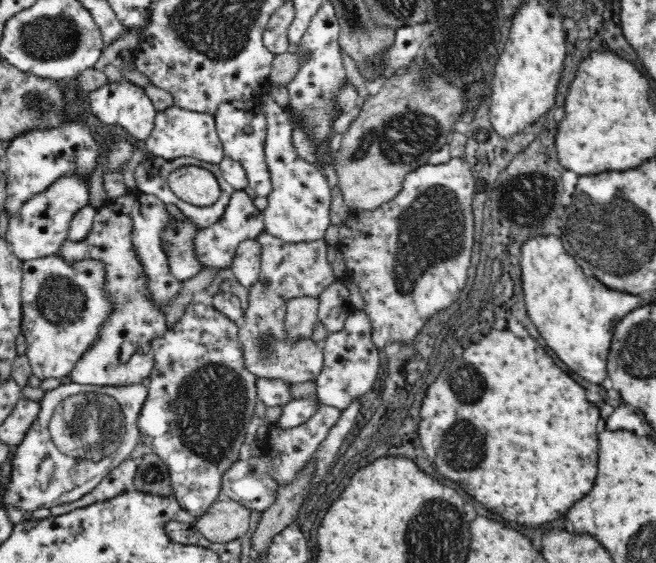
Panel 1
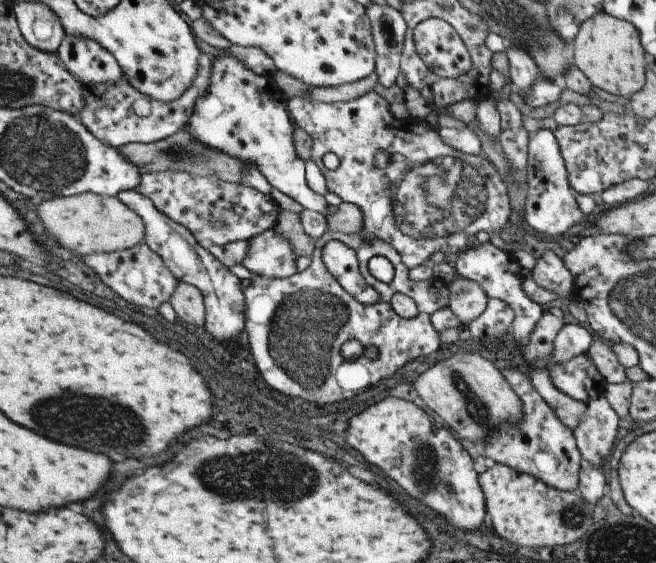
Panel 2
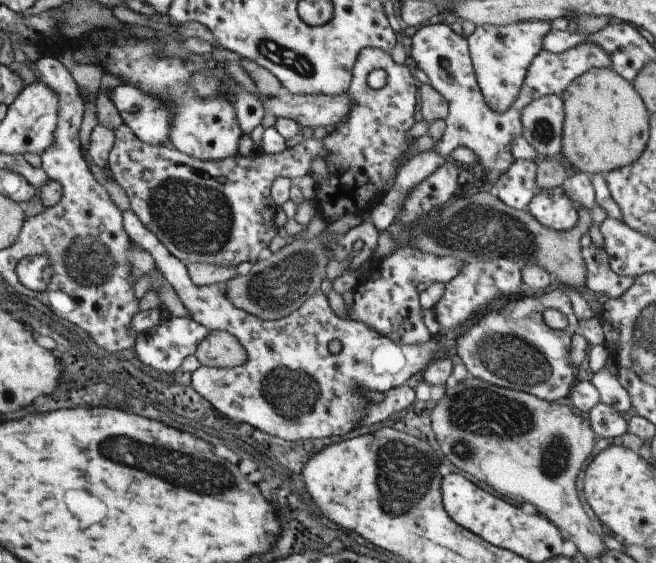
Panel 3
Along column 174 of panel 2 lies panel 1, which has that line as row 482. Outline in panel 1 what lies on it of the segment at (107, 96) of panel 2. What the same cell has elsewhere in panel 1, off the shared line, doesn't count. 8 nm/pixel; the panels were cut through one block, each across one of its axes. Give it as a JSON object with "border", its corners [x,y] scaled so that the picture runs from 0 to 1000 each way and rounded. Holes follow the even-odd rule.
{"border":[[[189,817],[174,838],[168,838],[155,860],[149,860],[140,874],[134,874],[125,888],[116,888],[113,895],[95,895],[95,899],[82,899],[79,902],[79,917],[95,917],[95,913],[107,913],[119,902],[137,902],[146,892],[162,892],[177,885],[180,877],[198,874],[204,867],[204,849],[210,838],[210,821],[207,817]]]}

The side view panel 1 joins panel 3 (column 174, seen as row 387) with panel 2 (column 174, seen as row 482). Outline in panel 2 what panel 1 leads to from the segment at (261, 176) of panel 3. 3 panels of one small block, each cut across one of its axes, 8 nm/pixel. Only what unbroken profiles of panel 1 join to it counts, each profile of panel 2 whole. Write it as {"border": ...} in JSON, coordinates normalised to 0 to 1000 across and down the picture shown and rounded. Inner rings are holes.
{"border":[[[261,302],[224,309],[215,306],[206,341],[227,352],[233,369],[245,377],[252,387],[288,409],[300,433],[306,426],[319,426],[325,437],[343,437],[370,426],[380,430],[386,419],[404,409],[416,409],[428,373],[419,359],[410,355],[410,348],[401,348],[386,334],[340,323],[331,313],[300,316],[282,306]]]}

